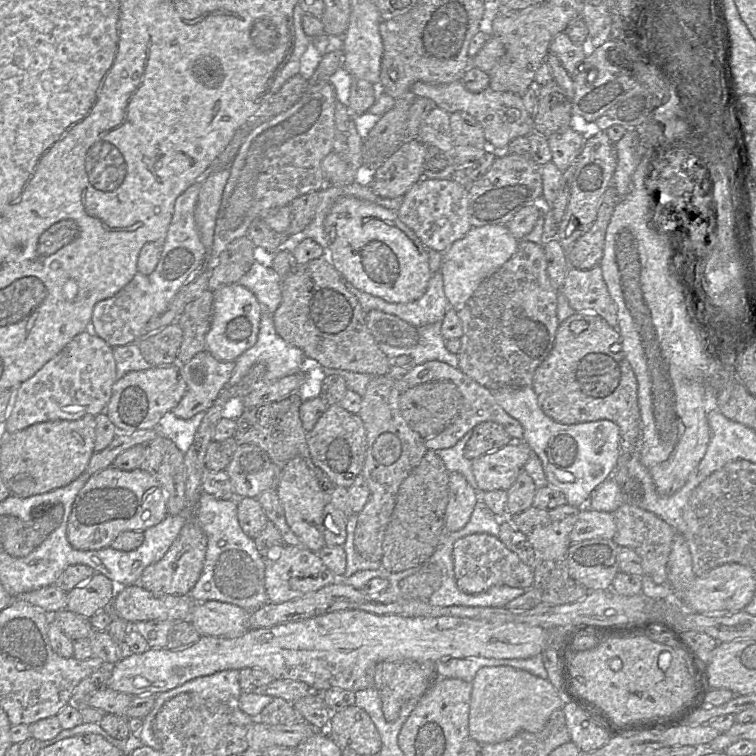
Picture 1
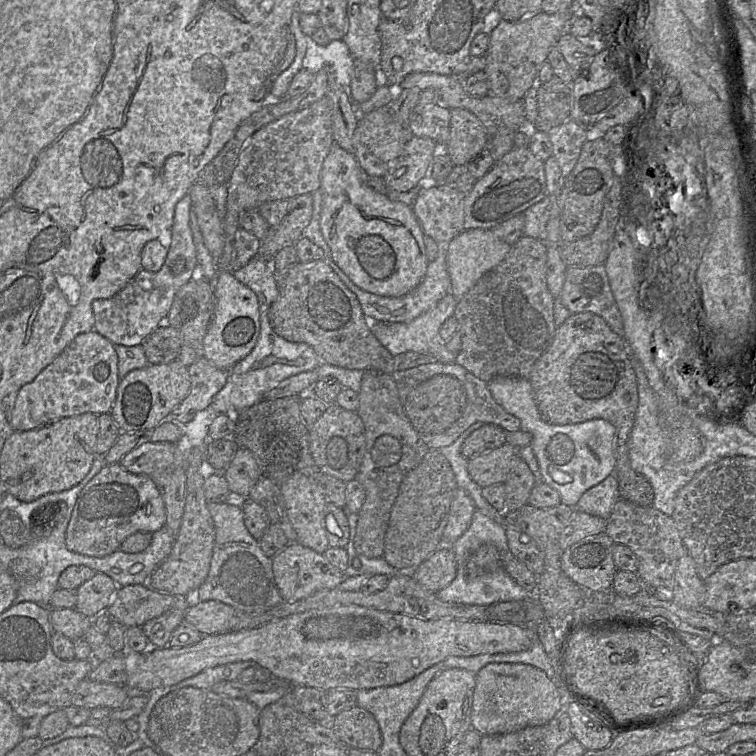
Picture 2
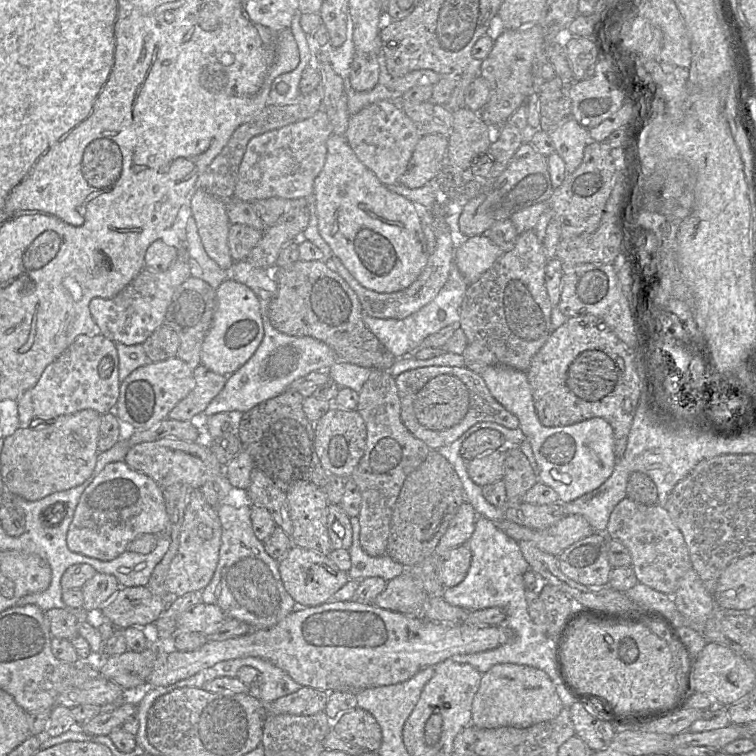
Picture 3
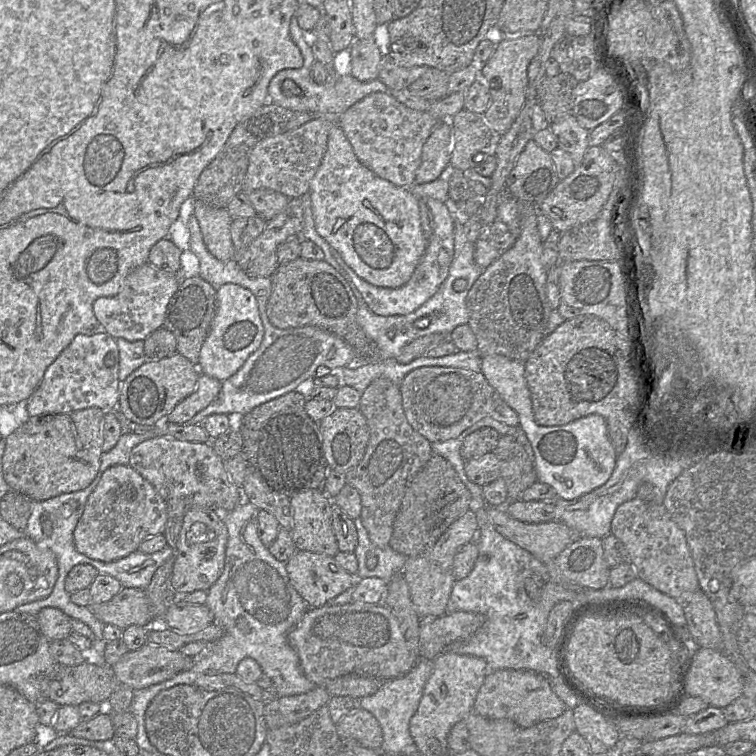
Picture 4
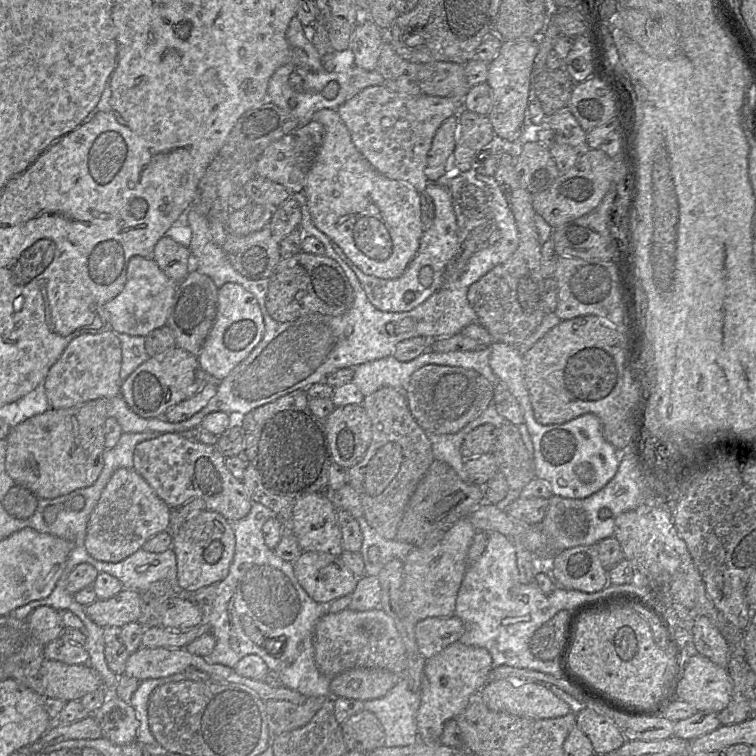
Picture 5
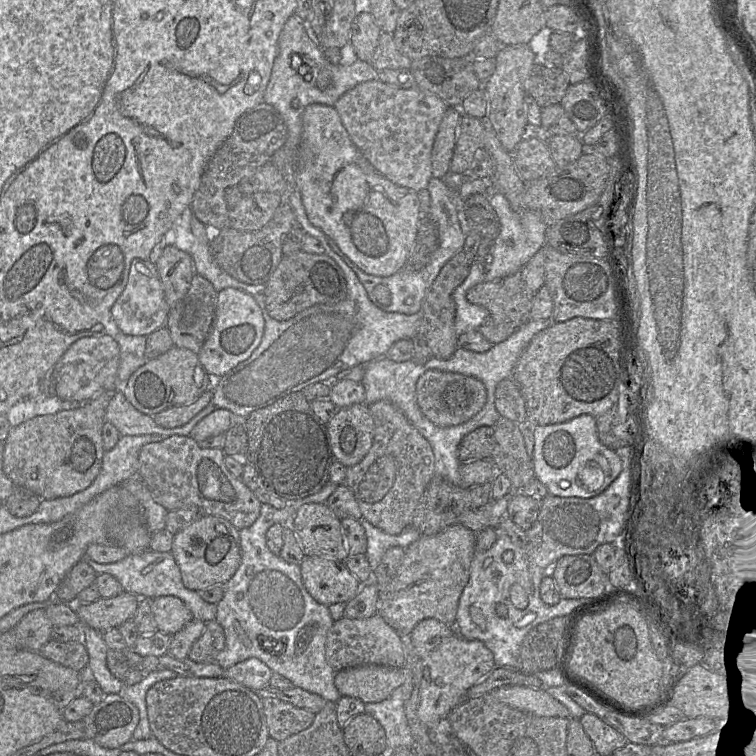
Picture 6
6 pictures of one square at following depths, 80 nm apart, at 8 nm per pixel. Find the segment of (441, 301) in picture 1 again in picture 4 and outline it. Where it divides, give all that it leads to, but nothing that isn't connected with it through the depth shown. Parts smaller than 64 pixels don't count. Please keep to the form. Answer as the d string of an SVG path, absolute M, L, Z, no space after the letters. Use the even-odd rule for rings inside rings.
M432 198L426 199L426 201L434 219L433 233L427 240L424 255L411 278L399 288L377 287L366 282L345 263L340 253L331 247L333 258L347 272L369 309L377 315L407 315L415 311L437 292L449 273L449 268L454 257L454 221L444 202Z

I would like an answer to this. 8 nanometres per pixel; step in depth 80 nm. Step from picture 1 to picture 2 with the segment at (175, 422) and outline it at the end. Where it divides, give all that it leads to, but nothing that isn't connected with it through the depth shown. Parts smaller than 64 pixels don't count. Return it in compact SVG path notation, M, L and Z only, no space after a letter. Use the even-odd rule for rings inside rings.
M209 408L197 412L191 421L182 423L182 436L176 442L177 447L182 452L190 452L191 449L201 445L207 445L210 441L209 428L215 417Z

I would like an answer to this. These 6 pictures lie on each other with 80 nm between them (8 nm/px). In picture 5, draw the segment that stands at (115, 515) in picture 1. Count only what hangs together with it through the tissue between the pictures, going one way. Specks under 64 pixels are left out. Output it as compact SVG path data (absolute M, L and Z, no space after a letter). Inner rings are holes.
M120 468L111 476L90 514L84 547L98 561L120 562L142 549L149 538L169 530L171 510L138 472Z

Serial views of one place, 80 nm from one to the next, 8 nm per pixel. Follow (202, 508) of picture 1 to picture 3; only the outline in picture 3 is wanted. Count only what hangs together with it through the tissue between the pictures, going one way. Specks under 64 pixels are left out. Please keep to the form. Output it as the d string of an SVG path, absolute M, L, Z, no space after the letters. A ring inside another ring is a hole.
M221 503L216 512L222 528L219 559L211 581L201 591L202 602L218 606L227 618L241 620L253 630L269 629L298 607L284 588L278 561L267 554L263 542L256 538L250 506L235 508Z

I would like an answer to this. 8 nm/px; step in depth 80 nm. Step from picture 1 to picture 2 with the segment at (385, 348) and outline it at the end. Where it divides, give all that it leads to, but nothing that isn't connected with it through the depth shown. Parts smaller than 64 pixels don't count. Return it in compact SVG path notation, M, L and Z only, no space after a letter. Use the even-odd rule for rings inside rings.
M449 292L434 308L409 322L371 321L371 330L379 342L396 358L407 352L416 352L432 356L437 362L453 363L457 353L452 353L446 348L446 341L440 338L439 331L445 320L454 315L457 302L458 300Z

